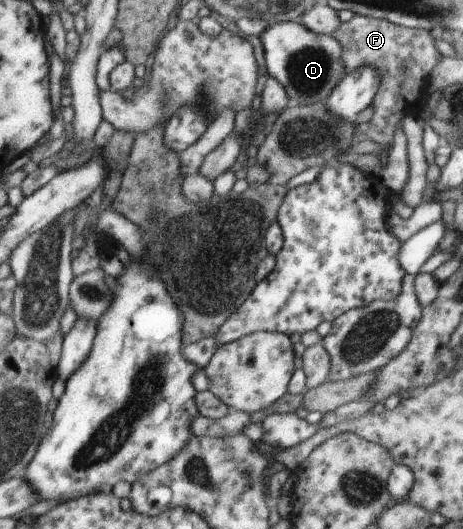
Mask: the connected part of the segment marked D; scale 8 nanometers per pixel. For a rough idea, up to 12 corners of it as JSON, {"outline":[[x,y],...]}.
{"outline":[[300,22],[261,35],[268,73],[295,105],[345,77],[342,45]]}

